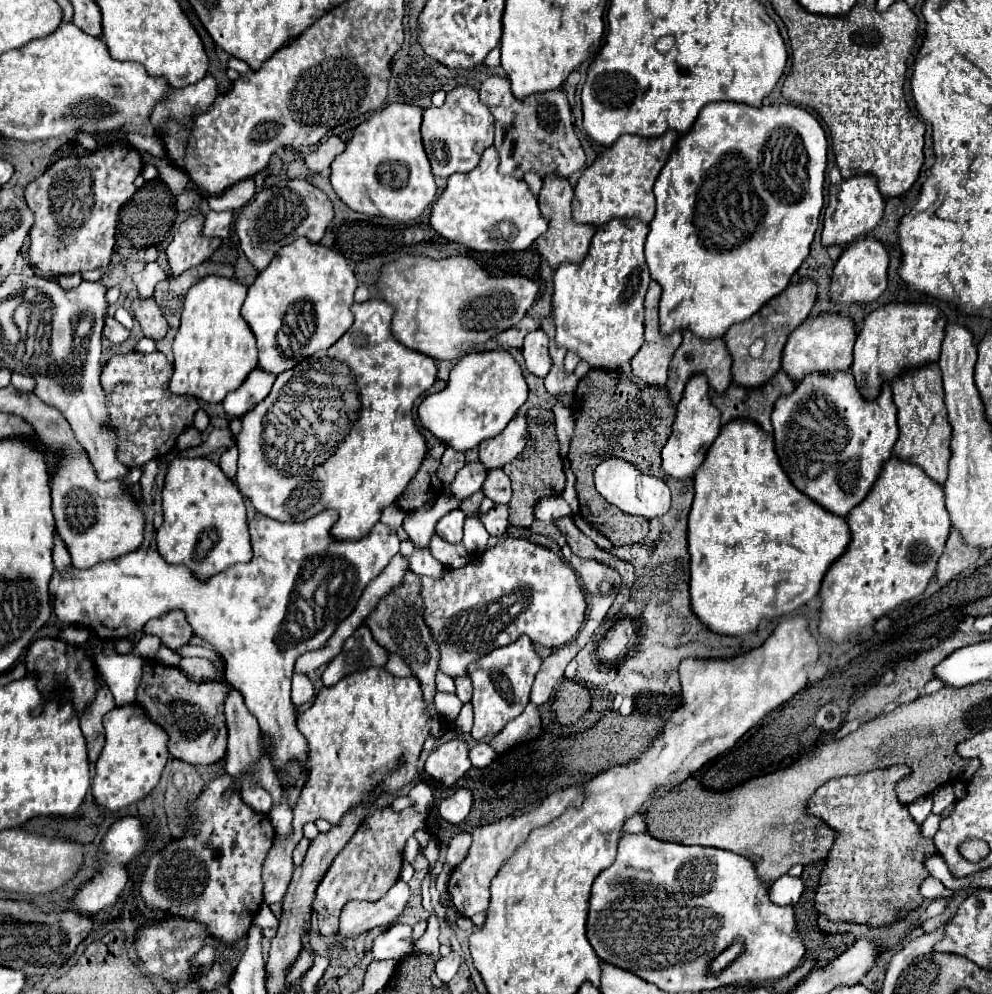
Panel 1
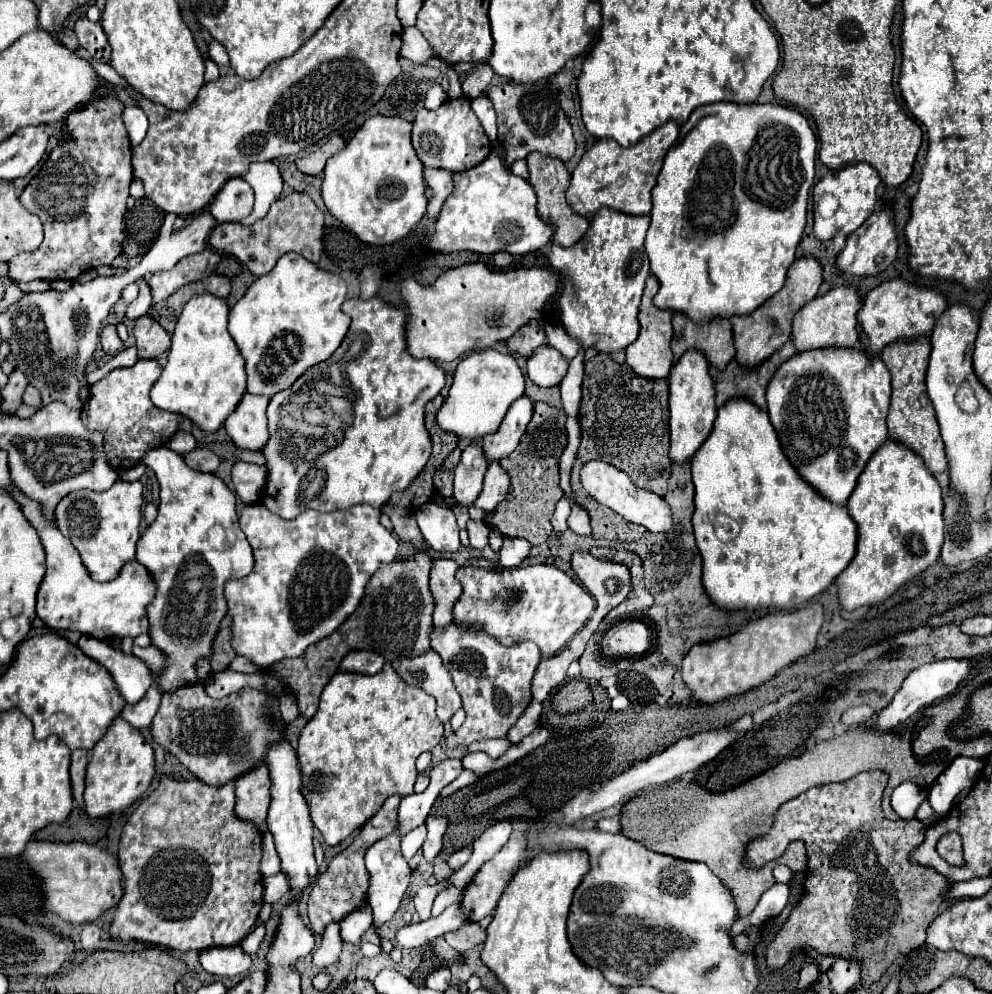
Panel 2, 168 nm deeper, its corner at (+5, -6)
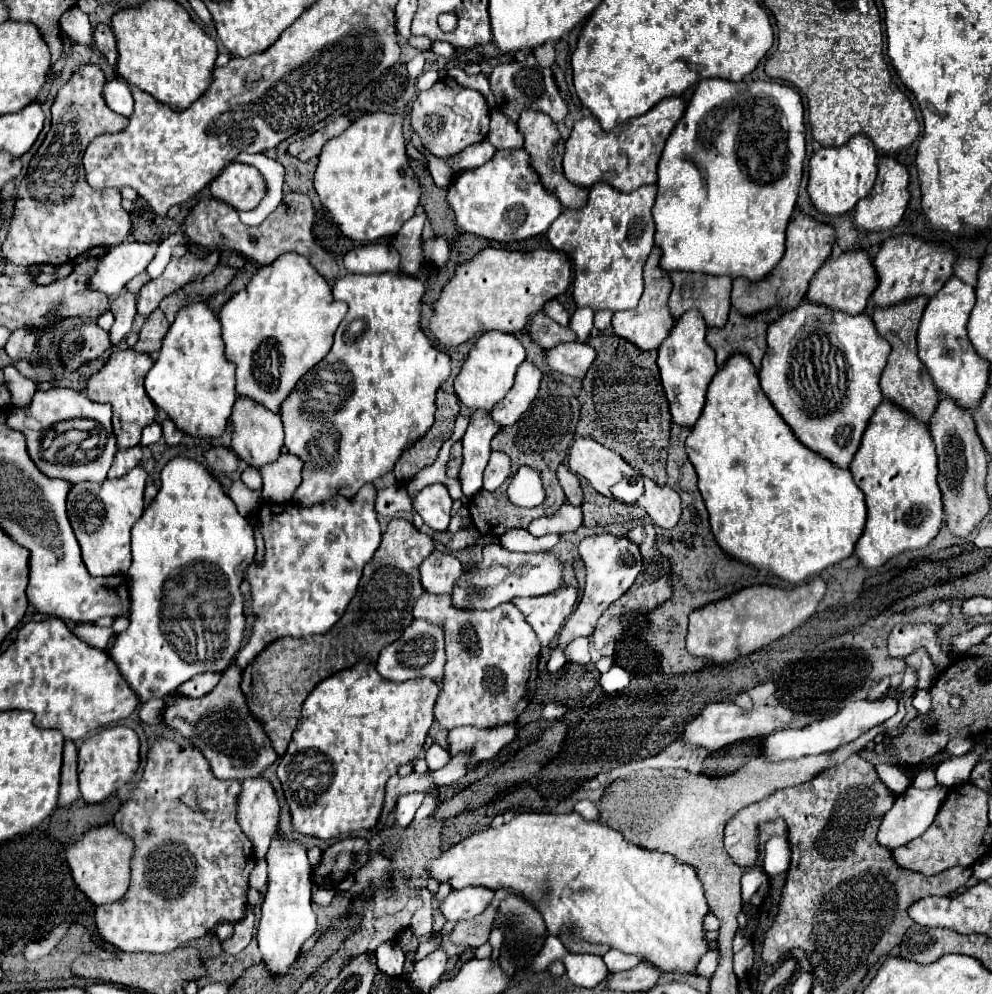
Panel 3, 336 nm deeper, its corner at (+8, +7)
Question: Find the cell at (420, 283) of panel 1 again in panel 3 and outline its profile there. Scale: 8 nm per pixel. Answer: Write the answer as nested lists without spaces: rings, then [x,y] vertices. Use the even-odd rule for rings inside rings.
[[[486,248],[474,260],[468,260],[462,266],[458,266],[454,278],[444,286],[438,302],[434,304],[430,330],[436,336],[436,340],[446,348],[460,346],[466,340],[474,338],[476,334],[488,330],[502,330],[508,334],[524,332],[530,318],[538,314],[548,300],[564,294],[570,282],[572,282],[572,262],[566,254],[558,250],[539,248],[531,252],[510,252]]]

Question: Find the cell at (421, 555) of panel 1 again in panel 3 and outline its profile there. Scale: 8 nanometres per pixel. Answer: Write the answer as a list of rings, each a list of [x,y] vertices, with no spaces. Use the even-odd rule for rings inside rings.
[[[432,552],[420,566],[420,582],[432,594],[450,594],[464,568],[460,560],[446,552]]]

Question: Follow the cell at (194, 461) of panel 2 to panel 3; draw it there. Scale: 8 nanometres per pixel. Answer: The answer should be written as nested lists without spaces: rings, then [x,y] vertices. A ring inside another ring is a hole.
[[[220,446],[210,448],[206,452],[206,460],[214,470],[220,470],[220,472],[226,472],[226,474],[238,470],[238,456],[230,448],[220,448]]]

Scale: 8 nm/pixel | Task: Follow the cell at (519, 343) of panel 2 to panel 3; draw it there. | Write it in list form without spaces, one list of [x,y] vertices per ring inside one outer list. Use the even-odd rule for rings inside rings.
[[[544,312],[532,316],[532,322],[528,326],[528,334],[546,350],[564,344],[564,342],[574,342],[576,334],[568,326],[556,324],[552,318],[548,318]]]

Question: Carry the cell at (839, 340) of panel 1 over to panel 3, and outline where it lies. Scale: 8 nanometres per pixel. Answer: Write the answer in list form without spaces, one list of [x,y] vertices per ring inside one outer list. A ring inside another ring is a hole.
[[[848,250],[842,252],[838,258],[828,258],[818,272],[814,274],[806,300],[816,302],[816,304],[824,304],[828,308],[834,310],[844,310],[848,314],[862,314],[868,306],[870,294],[874,292],[874,282],[878,282],[878,278],[874,278],[874,264],[872,258],[868,256],[866,250]]]

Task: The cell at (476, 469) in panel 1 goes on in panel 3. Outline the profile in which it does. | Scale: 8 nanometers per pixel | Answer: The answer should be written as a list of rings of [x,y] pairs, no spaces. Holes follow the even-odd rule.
[[[474,410],[466,434],[462,436],[464,444],[464,464],[460,470],[460,482],[466,498],[472,498],[482,490],[482,472],[490,458],[490,442],[496,436],[500,426],[490,418],[486,410]]]

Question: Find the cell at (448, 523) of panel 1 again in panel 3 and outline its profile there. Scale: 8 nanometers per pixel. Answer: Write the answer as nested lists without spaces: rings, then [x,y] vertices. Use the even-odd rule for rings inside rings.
[[[430,484],[422,488],[412,498],[412,506],[430,528],[440,530],[440,532],[448,528],[450,512],[452,512],[452,498],[444,484]]]

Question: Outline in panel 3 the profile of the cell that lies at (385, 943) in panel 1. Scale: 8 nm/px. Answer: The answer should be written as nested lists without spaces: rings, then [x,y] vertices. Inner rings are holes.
[[[462,888],[462,890],[452,890],[450,896],[442,902],[442,914],[446,920],[466,920],[482,914],[486,906],[490,904],[494,896],[494,890],[486,888]]]

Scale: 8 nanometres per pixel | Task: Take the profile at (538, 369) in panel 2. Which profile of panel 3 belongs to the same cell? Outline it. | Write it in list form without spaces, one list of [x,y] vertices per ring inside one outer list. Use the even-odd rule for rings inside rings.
[[[568,342],[556,346],[554,350],[546,350],[546,362],[552,370],[580,380],[588,374],[594,358],[596,350],[580,342]]]

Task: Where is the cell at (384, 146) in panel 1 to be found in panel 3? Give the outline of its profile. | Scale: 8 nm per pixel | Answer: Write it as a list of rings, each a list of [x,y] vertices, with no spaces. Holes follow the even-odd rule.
[[[364,114],[340,136],[326,142],[314,174],[320,202],[340,232],[356,242],[394,236],[420,204],[420,182],[408,164],[402,118],[398,114]]]

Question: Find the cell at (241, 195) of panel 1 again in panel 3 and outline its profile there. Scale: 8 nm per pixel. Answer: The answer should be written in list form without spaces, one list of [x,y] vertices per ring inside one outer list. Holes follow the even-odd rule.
[[[232,162],[212,182],[210,190],[214,198],[228,202],[236,210],[254,210],[266,196],[266,182],[254,166]]]

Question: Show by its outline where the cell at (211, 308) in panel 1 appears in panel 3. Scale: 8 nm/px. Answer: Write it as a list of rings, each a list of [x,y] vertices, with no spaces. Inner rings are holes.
[[[192,302],[178,312],[170,326],[160,356],[146,376],[146,394],[158,410],[168,414],[182,434],[216,438],[224,432],[238,398],[234,390],[234,370],[224,356],[220,322],[204,302]]]

